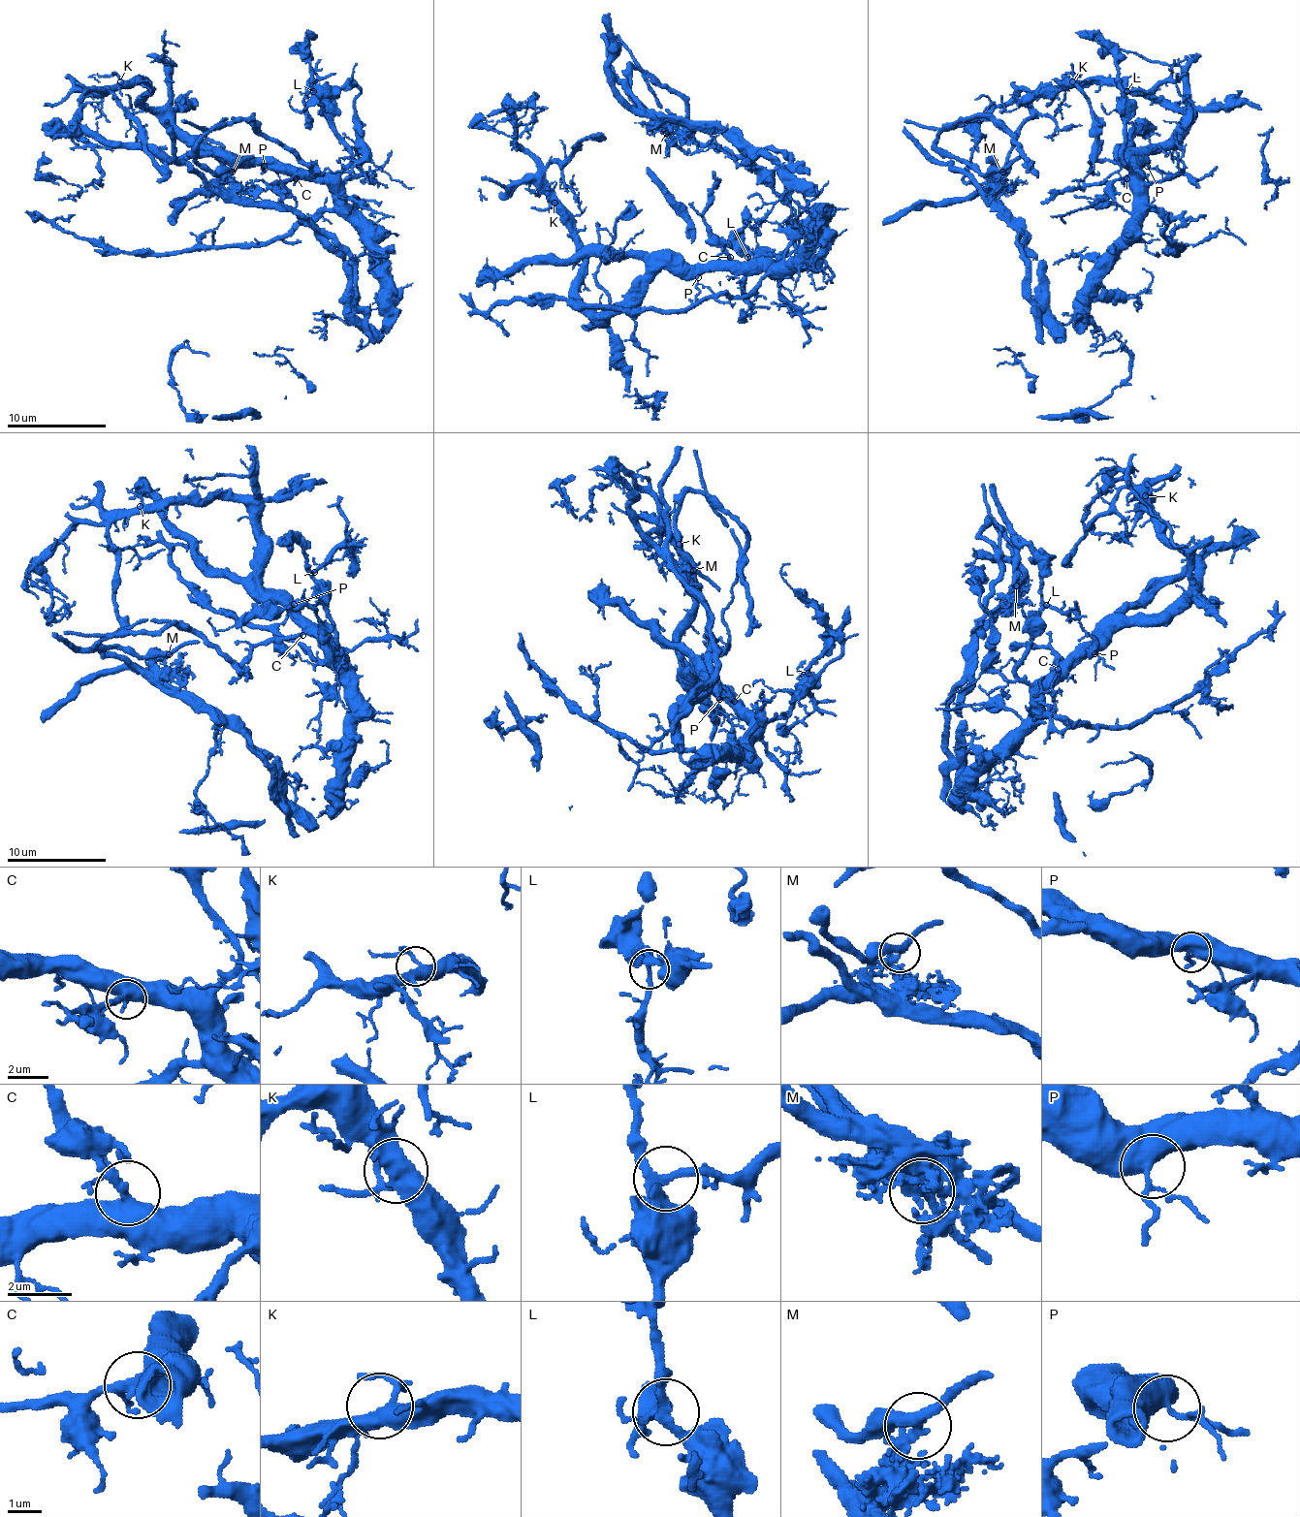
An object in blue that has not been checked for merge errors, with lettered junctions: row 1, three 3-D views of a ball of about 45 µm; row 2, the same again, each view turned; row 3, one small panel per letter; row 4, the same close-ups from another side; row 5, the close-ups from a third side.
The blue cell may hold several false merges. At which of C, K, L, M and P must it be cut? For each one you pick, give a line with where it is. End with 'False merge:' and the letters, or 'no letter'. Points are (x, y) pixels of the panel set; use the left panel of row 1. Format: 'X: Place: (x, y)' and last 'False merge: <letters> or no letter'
M: Place: (232, 172)
False merge: M

